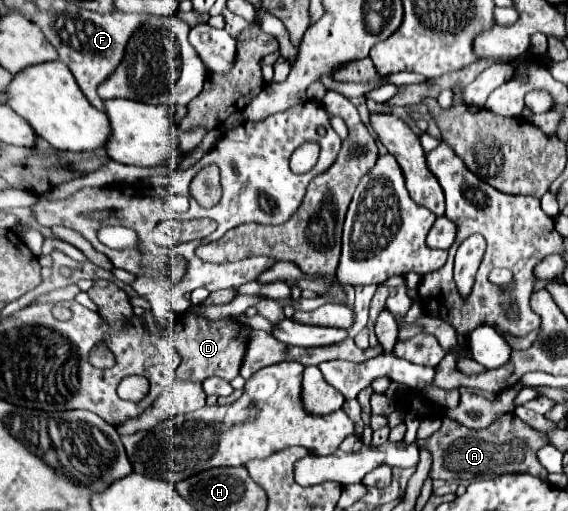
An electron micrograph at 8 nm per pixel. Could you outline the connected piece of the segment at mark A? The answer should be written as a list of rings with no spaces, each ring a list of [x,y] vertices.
[[[512,413],[500,415],[486,429],[468,429],[454,419],[444,417],[442,427],[428,439],[420,441],[420,447],[428,447],[432,453],[432,469],[430,477],[434,479],[476,479],[486,475],[502,475],[502,473],[528,473],[542,481],[546,481],[548,471],[536,461],[536,451],[544,447],[546,435],[534,431],[530,425],[520,421]]]

